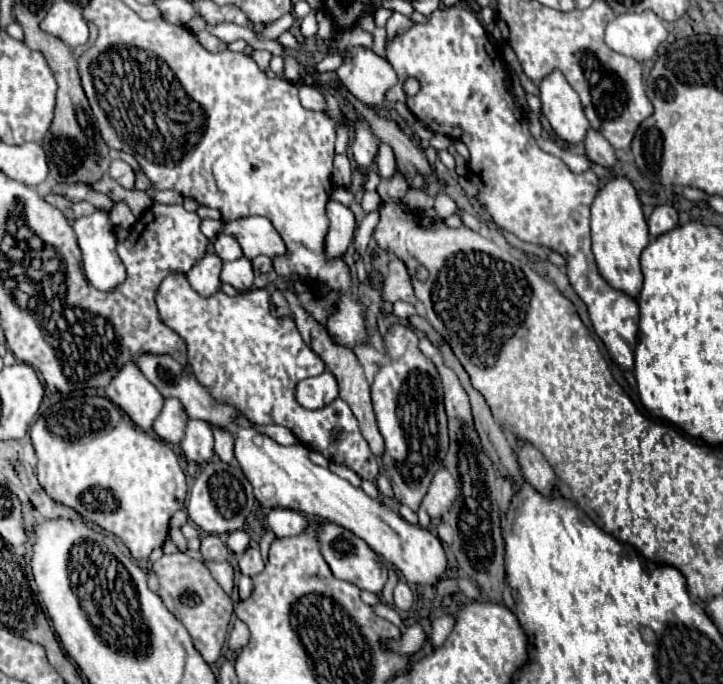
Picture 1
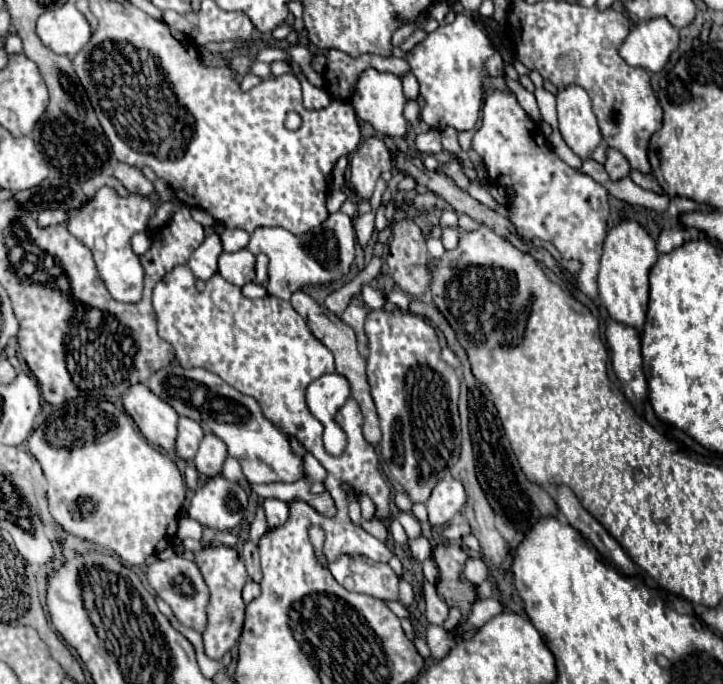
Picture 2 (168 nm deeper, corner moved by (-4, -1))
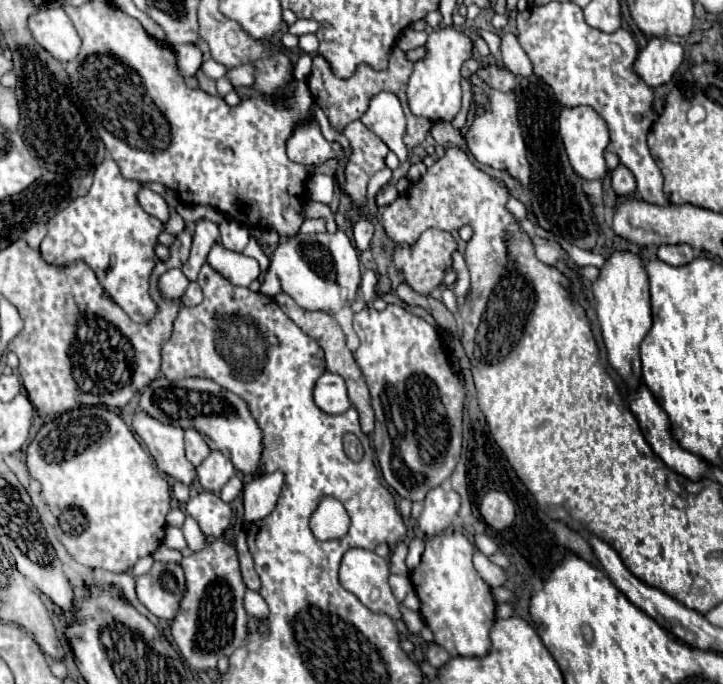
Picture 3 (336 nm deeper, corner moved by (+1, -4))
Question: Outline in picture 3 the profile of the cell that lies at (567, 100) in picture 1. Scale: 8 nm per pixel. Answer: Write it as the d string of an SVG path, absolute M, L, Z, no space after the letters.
M577 106L577 108L563 108L559 116L559 134L563 138L569 162L573 170L583 180L603 180L609 172L605 162L605 150L609 144L609 128L601 116L589 108L589 106Z

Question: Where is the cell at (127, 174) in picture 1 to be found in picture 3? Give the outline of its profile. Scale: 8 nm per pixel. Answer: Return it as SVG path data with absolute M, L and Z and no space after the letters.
M143 186L143 188L139 190L139 204L143 206L143 210L145 210L147 214L151 214L151 216L155 216L155 218L159 218L159 220L163 220L163 222L169 220L169 206L167 206L167 202L163 200L163 196L155 194L155 192L149 190L147 186Z

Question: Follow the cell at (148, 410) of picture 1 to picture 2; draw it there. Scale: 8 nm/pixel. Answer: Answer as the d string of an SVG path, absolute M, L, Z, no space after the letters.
M138 383L122 395L122 405L136 421L138 429L150 445L162 447L170 453L174 451L178 413L170 409L166 401L150 393L150 389L144 383Z

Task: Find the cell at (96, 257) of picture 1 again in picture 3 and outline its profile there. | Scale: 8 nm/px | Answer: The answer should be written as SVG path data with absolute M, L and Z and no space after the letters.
M107 156L95 168L91 190L83 198L75 198L47 222L41 258L57 268L67 268L73 260L83 260L95 272L107 296L119 304L133 322L145 324L159 310L149 294L149 278L157 264L155 246L163 232L163 222L139 206L137 192L141 186L137 180L125 180L115 160Z

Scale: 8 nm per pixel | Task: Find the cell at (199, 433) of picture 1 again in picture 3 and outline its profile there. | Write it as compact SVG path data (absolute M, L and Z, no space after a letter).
M213 450L203 460L203 464L197 468L197 474L199 474L199 482L205 490L219 492L229 482L229 478L235 474L235 468L229 458L225 458L221 452Z

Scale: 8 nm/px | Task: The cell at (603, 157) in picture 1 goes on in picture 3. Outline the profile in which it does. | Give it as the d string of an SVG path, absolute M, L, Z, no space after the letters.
M619 164L611 172L611 186L617 192L617 196L633 196L637 192L635 178L633 178L633 174L623 164Z

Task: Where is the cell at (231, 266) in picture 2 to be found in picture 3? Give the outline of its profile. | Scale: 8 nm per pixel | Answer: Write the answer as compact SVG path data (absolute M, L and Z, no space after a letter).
M219 240L213 244L207 262L235 286L249 286L259 276L257 260L227 250Z

